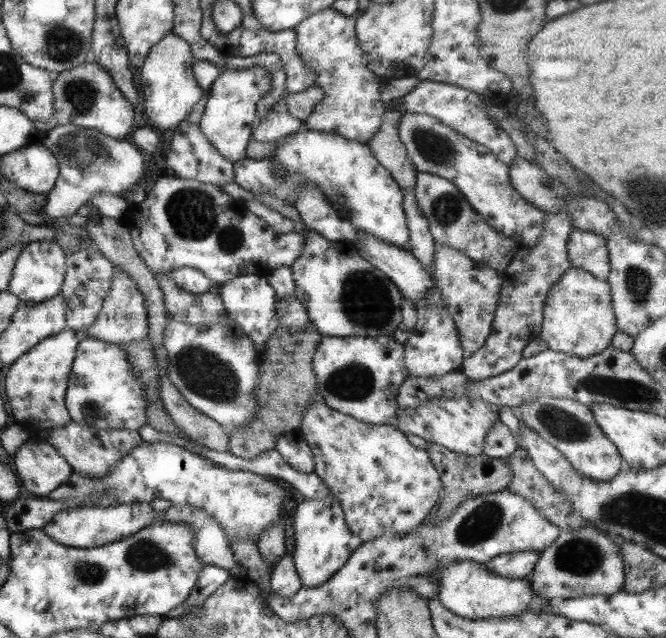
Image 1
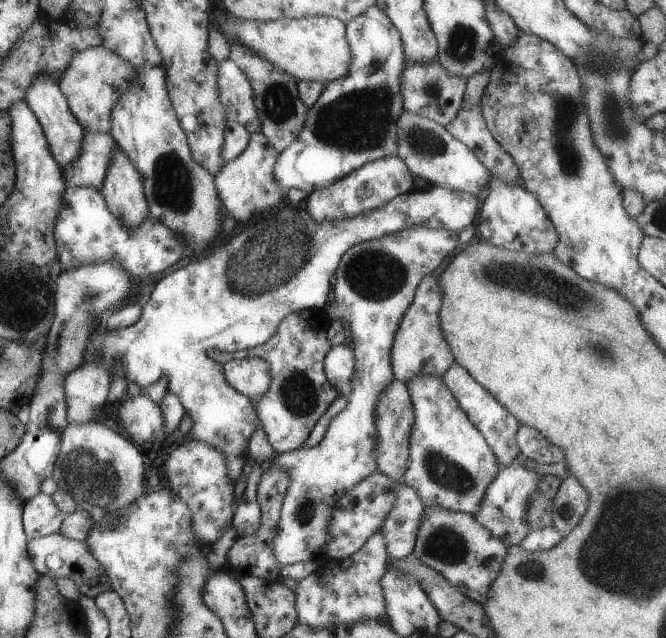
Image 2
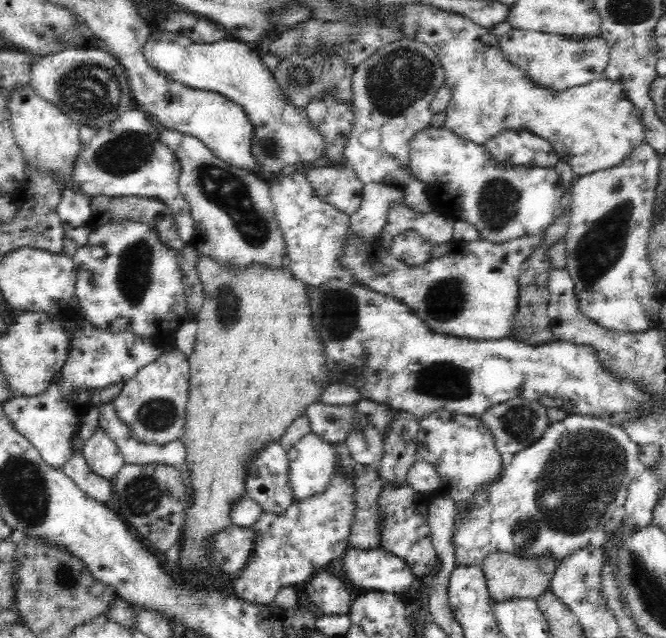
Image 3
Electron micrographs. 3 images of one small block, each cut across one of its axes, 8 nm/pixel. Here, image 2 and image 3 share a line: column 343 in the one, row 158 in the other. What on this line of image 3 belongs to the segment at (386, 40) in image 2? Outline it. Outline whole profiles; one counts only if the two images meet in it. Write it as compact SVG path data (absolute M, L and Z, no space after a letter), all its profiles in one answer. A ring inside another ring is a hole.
M135 109L122 114L106 127L90 130L80 126L80 154L74 159L71 171L57 184L62 191L69 188L90 199L96 196L134 196L159 200L172 212L178 238L189 245L193 238L194 220L188 203L178 192L180 165L159 139L159 129L151 116Z

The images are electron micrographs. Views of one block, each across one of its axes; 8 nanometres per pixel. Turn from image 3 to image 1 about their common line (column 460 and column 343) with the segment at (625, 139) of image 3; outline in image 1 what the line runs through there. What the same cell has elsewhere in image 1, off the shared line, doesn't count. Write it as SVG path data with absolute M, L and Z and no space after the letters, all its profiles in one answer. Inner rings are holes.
M331 7L309 15L293 28L296 50L306 68L315 73L315 87L323 91L323 100L303 122L307 130L340 135L343 139L367 145L382 125L387 105L379 98L383 79L371 74L354 31L354 17L335 12Z

